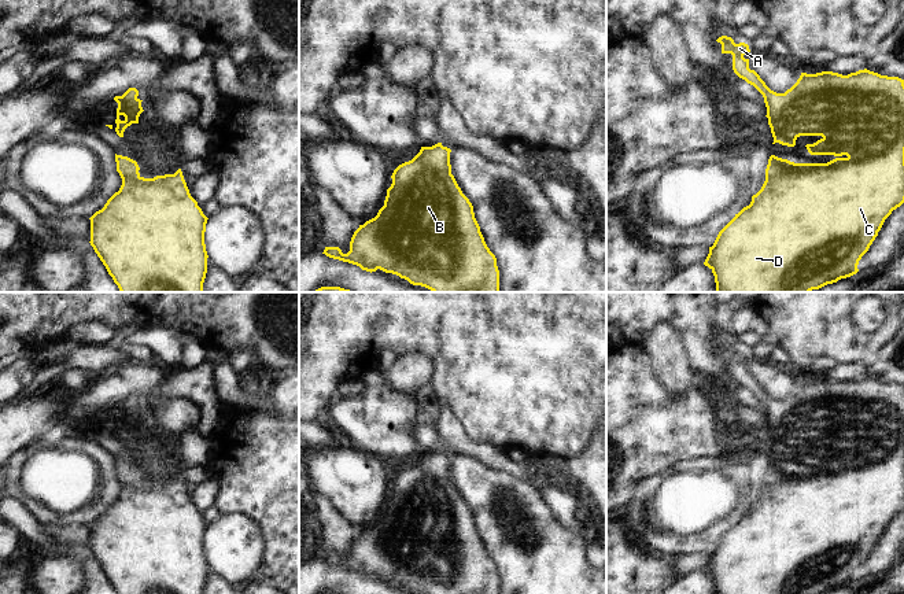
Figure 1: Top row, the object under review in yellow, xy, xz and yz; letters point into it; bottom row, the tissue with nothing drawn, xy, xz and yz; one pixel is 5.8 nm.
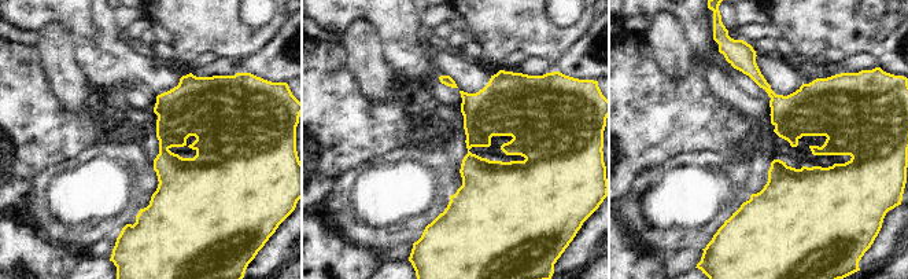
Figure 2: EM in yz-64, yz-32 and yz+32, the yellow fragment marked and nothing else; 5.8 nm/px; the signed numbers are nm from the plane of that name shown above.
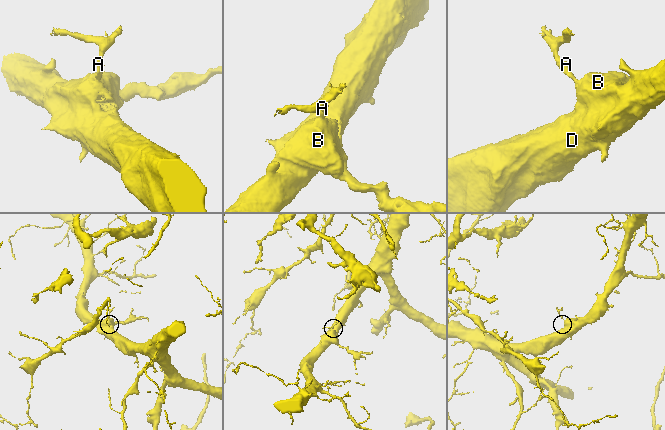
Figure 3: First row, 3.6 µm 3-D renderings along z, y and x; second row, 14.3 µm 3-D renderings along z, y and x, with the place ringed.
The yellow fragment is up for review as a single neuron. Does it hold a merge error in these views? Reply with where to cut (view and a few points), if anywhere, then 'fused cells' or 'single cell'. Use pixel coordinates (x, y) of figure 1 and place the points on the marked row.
no cut; single cell

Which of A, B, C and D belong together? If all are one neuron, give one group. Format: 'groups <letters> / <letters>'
groups A B C D

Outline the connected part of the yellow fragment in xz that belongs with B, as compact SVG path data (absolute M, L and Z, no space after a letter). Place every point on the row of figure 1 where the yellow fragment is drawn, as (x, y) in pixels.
M438 143L421 147L409 162L399 165L387 189L384 206L377 215L354 232L350 251L343 254L339 247L325 247L326 257L359 266L366 272L377 269L399 276L413 285L421 285L432 292L499 292L499 270L497 258L487 247L480 226L475 218L473 206L462 193L450 165L451 150Z

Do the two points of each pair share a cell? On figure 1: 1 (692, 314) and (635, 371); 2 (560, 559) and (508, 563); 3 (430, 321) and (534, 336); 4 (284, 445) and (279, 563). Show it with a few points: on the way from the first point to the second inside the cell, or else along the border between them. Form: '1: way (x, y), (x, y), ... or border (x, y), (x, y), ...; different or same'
1: border (626, 340), (642, 346); different
2: way (548, 560), (543, 563), (520, 563); same
3: way (456, 325), (508, 325); same
4: way (284, 473), (284, 534); same

